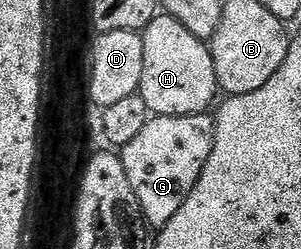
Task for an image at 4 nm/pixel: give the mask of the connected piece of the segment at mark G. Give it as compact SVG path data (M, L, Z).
M210 114L157 115L148 118L145 129L121 148L125 177L137 193L142 218L154 229L161 229L185 205L197 185L215 140L215 121Z

